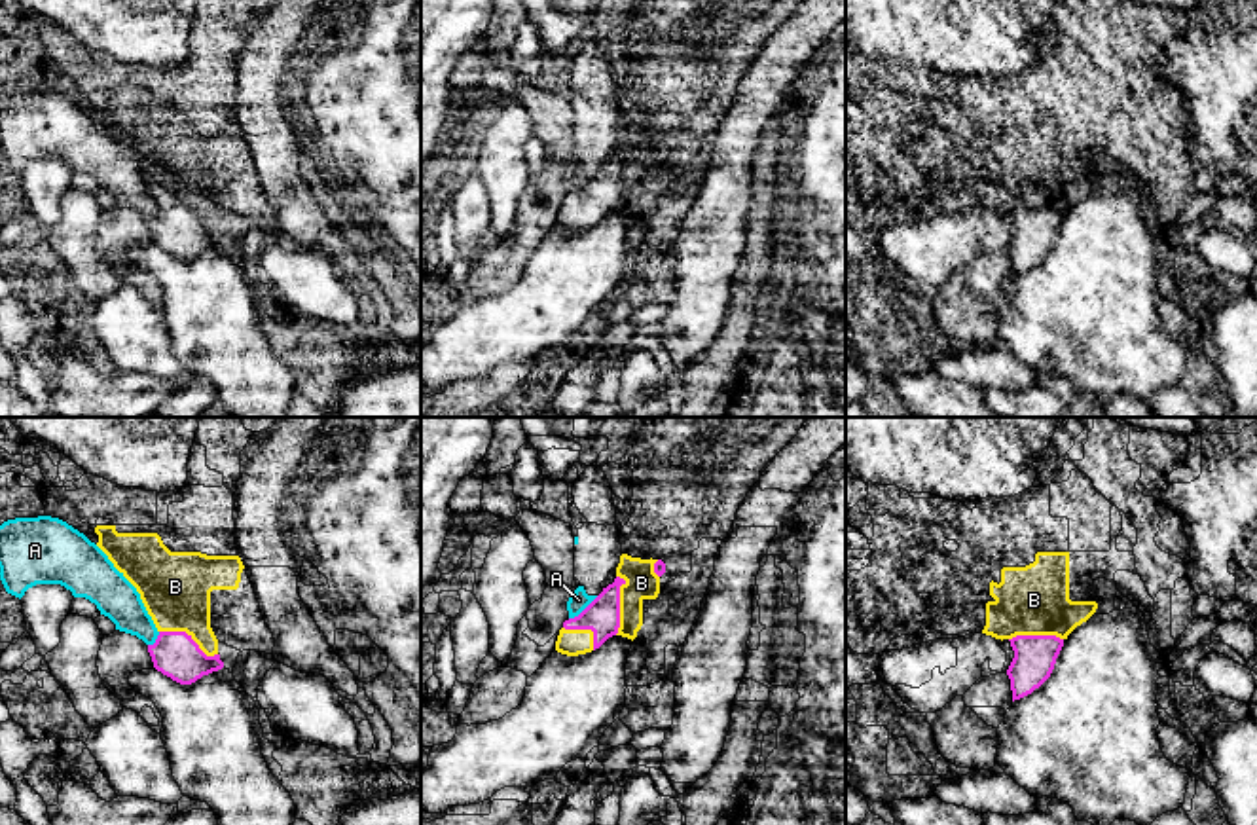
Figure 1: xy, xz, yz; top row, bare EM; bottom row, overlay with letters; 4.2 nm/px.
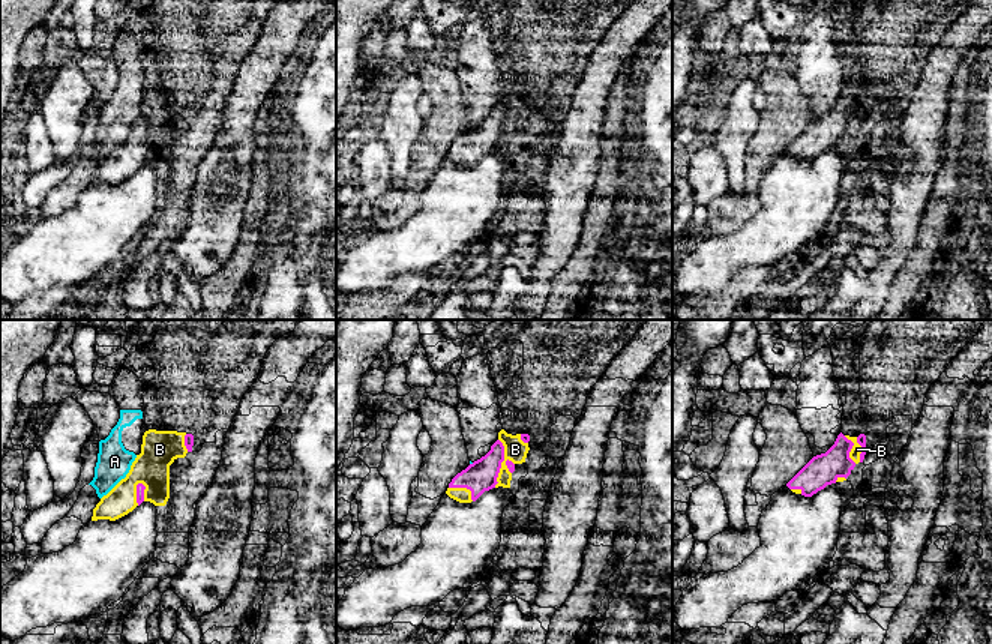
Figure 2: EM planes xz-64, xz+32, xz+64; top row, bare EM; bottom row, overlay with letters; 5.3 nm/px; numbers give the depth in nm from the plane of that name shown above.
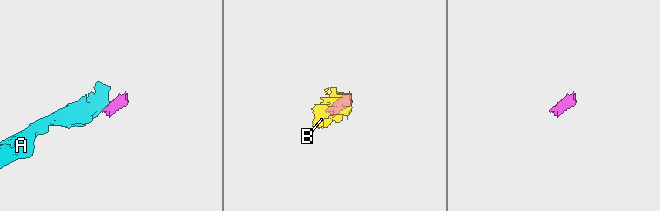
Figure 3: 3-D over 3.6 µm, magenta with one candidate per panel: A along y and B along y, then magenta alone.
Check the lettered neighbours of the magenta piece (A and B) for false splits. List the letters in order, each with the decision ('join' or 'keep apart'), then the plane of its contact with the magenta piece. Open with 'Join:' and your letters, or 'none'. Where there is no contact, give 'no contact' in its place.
Join: B
A: keep apart; contact in xz
B: join; contact in xz

